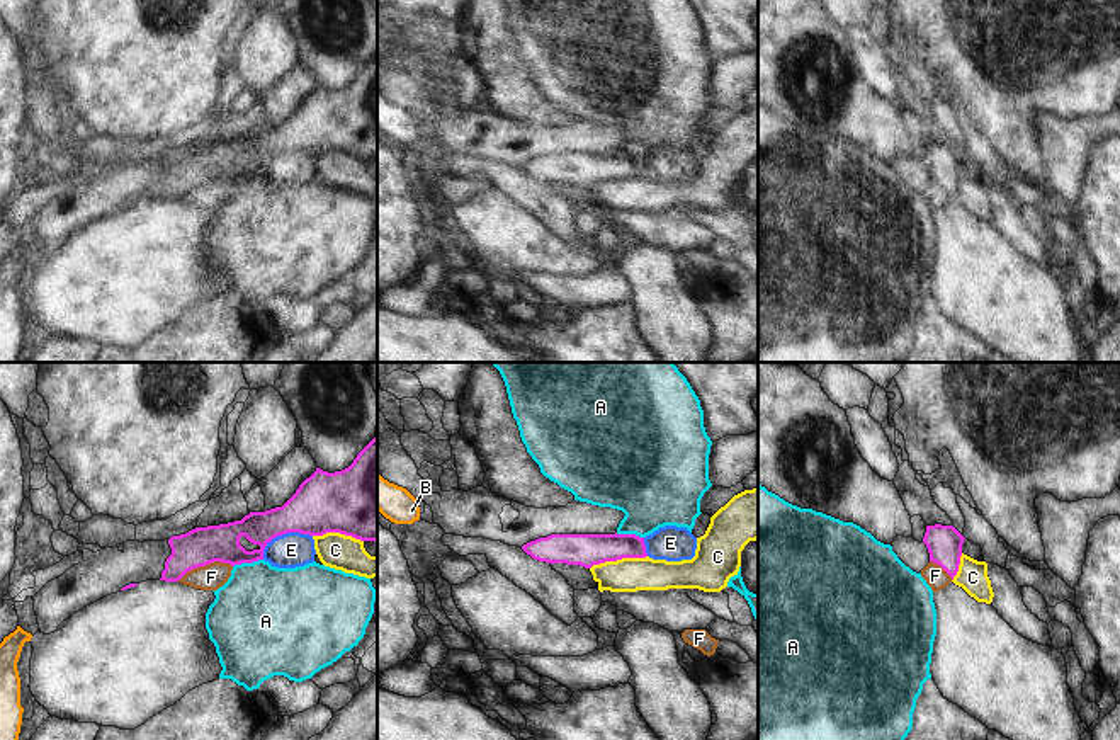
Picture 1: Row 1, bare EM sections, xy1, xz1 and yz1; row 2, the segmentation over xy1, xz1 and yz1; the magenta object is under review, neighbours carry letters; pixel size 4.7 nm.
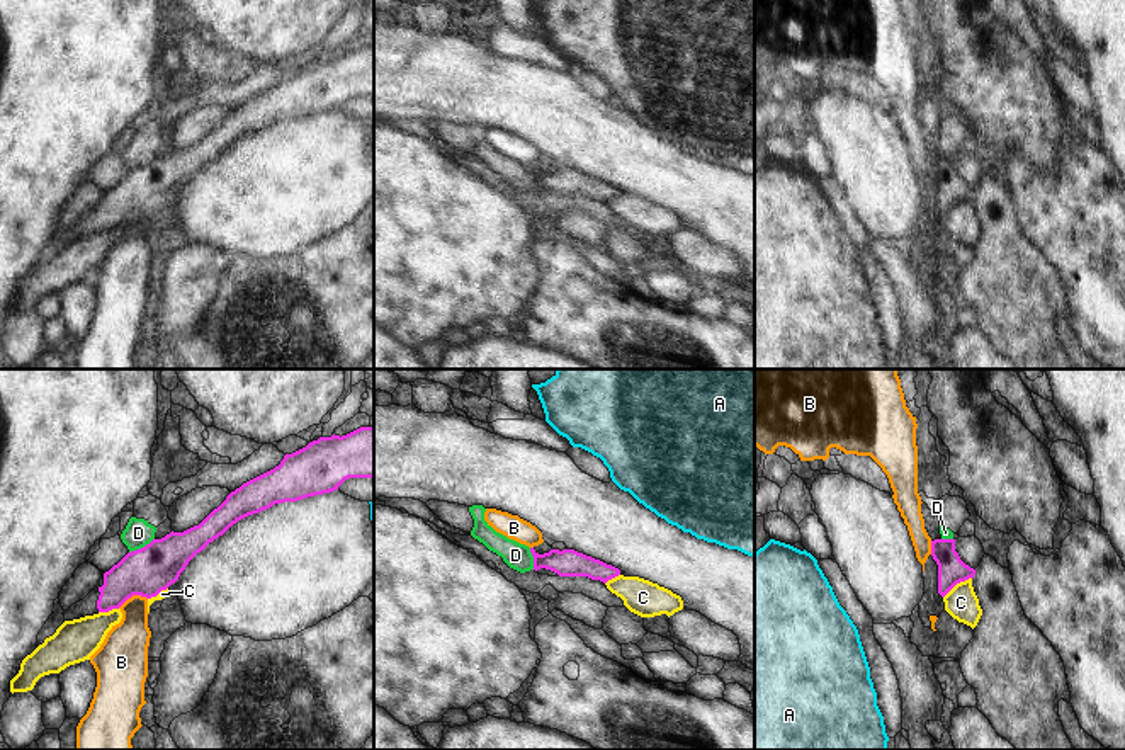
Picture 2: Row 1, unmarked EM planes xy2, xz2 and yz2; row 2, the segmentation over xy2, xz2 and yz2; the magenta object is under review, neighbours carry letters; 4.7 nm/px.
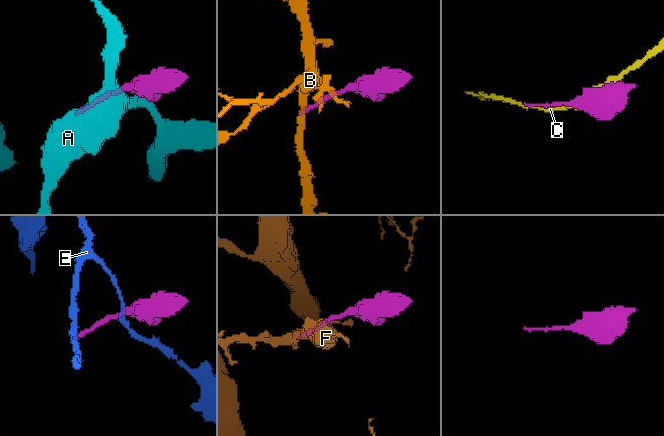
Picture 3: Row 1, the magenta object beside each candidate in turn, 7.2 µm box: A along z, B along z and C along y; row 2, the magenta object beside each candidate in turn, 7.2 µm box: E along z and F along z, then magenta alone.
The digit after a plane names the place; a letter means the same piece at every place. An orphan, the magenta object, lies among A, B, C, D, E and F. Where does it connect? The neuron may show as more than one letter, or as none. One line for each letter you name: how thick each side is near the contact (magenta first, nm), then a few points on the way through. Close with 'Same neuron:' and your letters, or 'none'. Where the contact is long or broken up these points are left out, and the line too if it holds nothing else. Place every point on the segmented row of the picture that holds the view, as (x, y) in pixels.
Same neuron: none

